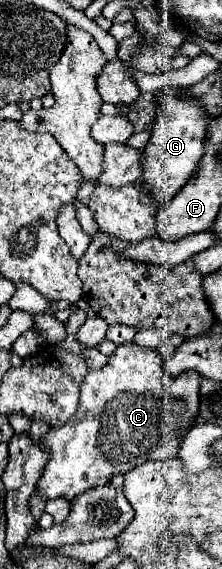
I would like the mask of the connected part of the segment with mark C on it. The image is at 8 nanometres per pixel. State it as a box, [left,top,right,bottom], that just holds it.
[38,342,202,500]

